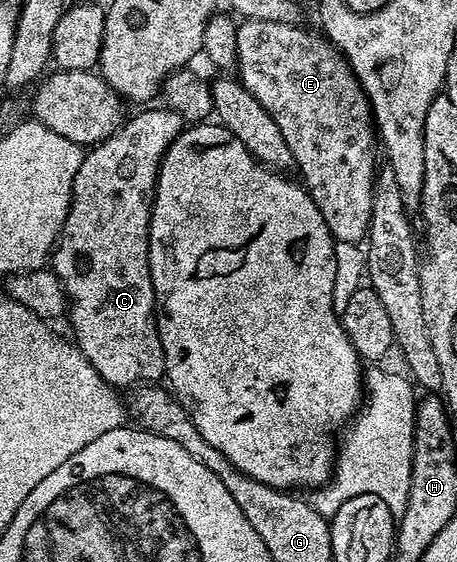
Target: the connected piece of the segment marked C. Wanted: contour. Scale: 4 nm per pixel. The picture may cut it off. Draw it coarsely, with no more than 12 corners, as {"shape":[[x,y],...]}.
{"shape":[[175,111],[83,154],[52,252],[111,388],[166,373],[148,265]]}

